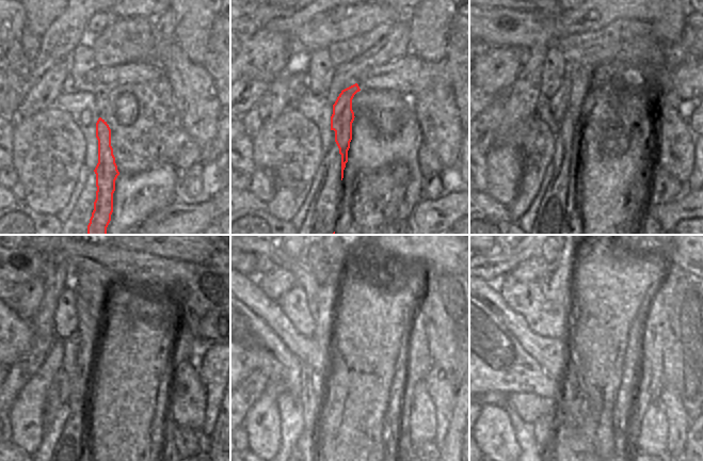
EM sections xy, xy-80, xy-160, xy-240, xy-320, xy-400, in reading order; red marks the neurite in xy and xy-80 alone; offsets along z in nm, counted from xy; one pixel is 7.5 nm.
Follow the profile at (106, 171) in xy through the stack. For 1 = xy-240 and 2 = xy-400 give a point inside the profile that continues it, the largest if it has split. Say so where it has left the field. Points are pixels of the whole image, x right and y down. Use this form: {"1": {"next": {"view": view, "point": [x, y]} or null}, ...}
{"1": {"next": {"view": "xy-240", "point": [97, 298]}}, "2": {"next": {"view": "xy-400", "point": [548, 256]}}}

